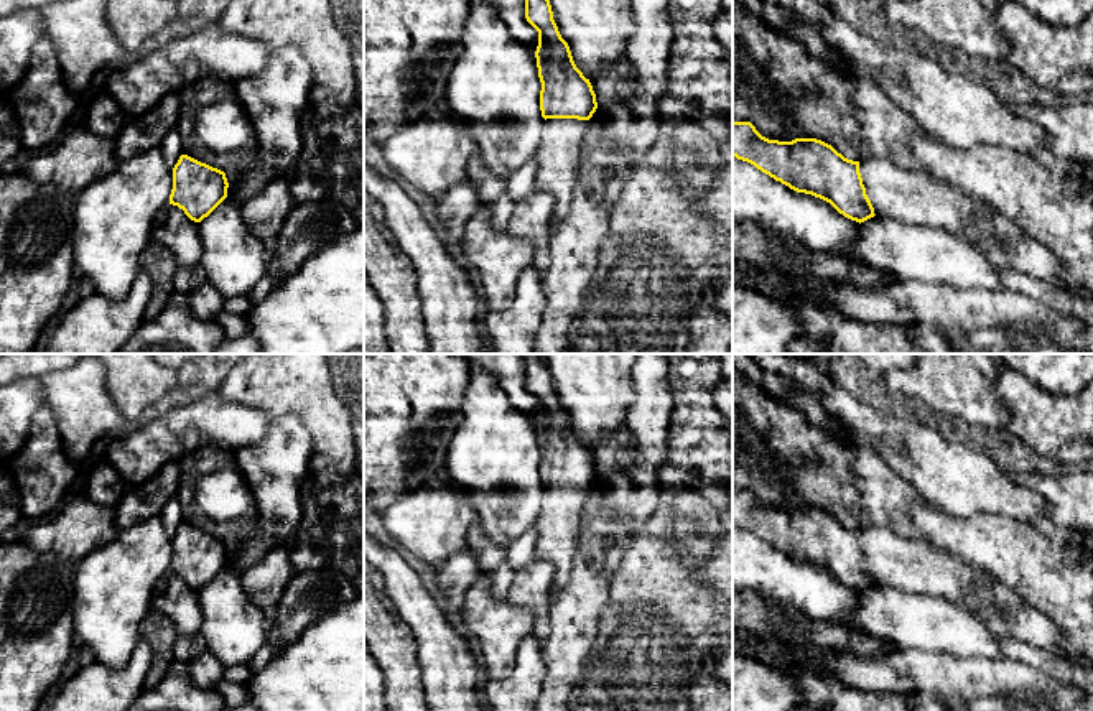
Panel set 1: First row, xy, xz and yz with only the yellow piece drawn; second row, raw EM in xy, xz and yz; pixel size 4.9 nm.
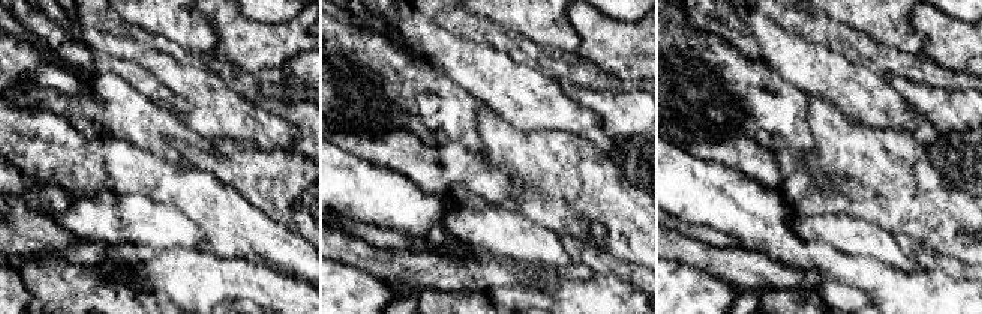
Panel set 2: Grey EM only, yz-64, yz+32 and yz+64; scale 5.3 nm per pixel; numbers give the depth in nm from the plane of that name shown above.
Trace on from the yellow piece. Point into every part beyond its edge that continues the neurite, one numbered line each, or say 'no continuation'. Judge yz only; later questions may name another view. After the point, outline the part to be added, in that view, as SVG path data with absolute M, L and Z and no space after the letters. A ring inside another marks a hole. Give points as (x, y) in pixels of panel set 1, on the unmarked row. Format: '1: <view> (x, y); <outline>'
1: yz (912, 565); M887 527L859 530L866 563L881 586L942 597L958 604L981 573L922 540L899 537Z

